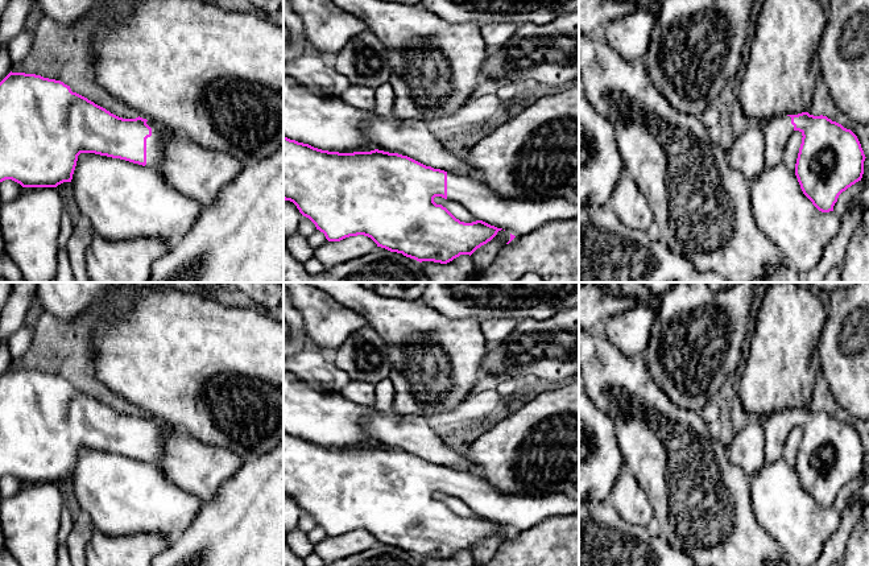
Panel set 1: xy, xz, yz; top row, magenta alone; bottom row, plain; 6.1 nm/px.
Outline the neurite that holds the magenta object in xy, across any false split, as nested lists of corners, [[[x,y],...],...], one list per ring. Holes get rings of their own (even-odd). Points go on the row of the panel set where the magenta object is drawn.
[[[11,71],[0,82],[0,182],[12,179],[22,187],[57,187],[71,182],[80,153],[158,168],[175,135],[140,116],[119,117],[61,80]]]

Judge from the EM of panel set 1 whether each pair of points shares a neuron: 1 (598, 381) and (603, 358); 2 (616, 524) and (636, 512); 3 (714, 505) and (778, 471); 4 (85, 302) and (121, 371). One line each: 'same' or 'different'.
1: same
2: different
3: different
4: different

